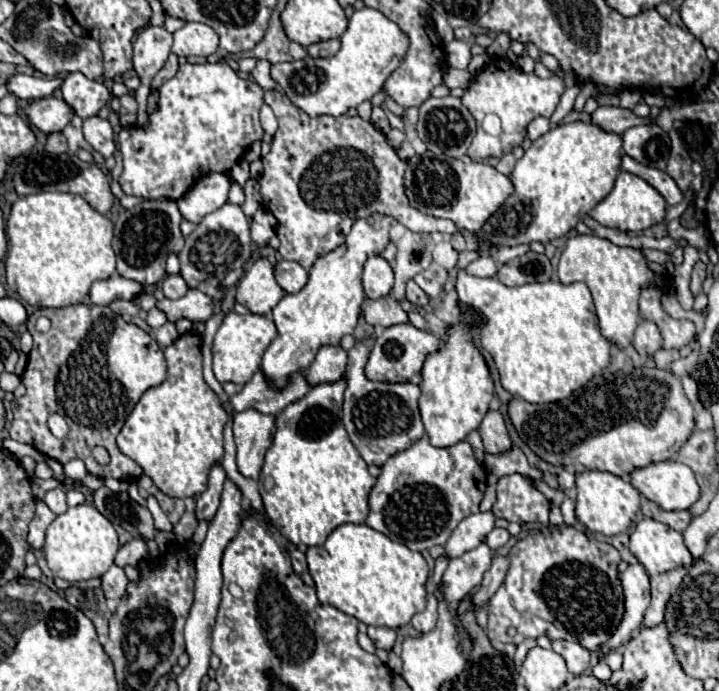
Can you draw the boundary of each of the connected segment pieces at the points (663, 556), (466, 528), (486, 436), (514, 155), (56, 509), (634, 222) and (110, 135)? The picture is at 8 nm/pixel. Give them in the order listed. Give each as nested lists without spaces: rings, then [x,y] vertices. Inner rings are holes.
[[[644,518],[630,534],[630,550],[648,574],[664,574],[692,564],[692,554],[686,548],[682,534],[674,528]]]
[[[476,512],[464,518],[452,532],[452,538],[448,540],[448,544],[444,546],[446,548],[444,554],[448,558],[456,558],[466,550],[476,548],[480,542],[484,542],[488,532],[494,528],[494,520],[496,518],[492,512]]]
[[[488,410],[488,414],[484,416],[480,428],[478,428],[480,436],[482,436],[482,442],[484,442],[484,448],[492,454],[498,454],[498,452],[506,452],[512,448],[512,440],[508,436],[508,430],[506,430],[506,424],[504,424],[504,418],[498,410]]]
[[[522,146],[514,148],[510,154],[506,154],[506,156],[502,156],[502,158],[498,160],[496,170],[500,170],[500,172],[502,172],[502,174],[506,174],[506,176],[510,176],[510,174],[512,174],[512,170],[514,170],[514,166],[516,166],[516,162],[522,158],[522,154],[524,154]]]
[[[58,486],[54,490],[48,490],[46,496],[44,496],[44,502],[46,506],[54,512],[54,514],[62,514],[66,512],[66,488],[64,486]]]
[[[620,172],[612,192],[590,212],[590,216],[602,226],[622,230],[622,232],[642,232],[654,224],[664,222],[666,216],[666,200],[658,190],[654,190],[646,180],[634,176],[630,172]]]
[[[100,116],[86,118],[82,132],[84,132],[86,142],[92,144],[92,148],[98,150],[104,158],[110,158],[114,154],[114,150],[116,150],[114,132],[112,132],[112,126],[108,124],[108,120],[104,120]]]

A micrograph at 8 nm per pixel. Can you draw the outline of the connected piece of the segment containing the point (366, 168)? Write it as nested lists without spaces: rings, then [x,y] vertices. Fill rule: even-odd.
[[[268,90],[264,94],[264,102],[274,110],[278,118],[278,130],[272,138],[270,152],[262,158],[264,172],[260,176],[260,192],[262,192],[262,206],[272,210],[278,220],[278,238],[280,248],[278,252],[286,260],[300,262],[306,270],[324,256],[328,250],[344,244],[344,238],[352,224],[358,218],[366,218],[374,212],[388,214],[404,224],[412,232],[446,232],[456,234],[460,228],[452,220],[428,216],[414,206],[410,206],[404,190],[404,170],[406,162],[398,158],[396,150],[388,144],[386,136],[374,128],[372,122],[362,120],[360,116],[318,116],[310,118],[304,110],[294,106],[290,98],[282,90]]]

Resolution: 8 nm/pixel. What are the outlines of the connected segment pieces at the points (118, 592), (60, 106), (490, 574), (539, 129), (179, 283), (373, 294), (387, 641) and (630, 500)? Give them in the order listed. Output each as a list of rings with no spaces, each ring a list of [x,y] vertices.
[[[112,566],[104,576],[102,576],[102,590],[106,598],[122,598],[128,586],[128,578],[122,568]]]
[[[56,96],[40,98],[40,100],[34,100],[34,102],[26,104],[26,114],[28,114],[30,122],[38,130],[42,130],[44,134],[62,132],[70,124],[70,120],[74,116],[72,108],[64,100],[60,100]]]
[[[494,556],[492,566],[490,566],[488,572],[484,574],[478,592],[472,596],[474,608],[480,608],[482,604],[486,604],[486,602],[492,598],[492,594],[494,594],[494,592],[500,588],[500,584],[504,582],[506,572],[508,572],[508,558],[506,558],[506,556]]]
[[[534,118],[530,124],[528,124],[528,138],[530,140],[536,140],[540,138],[542,134],[546,134],[550,130],[550,120],[548,118]]]
[[[180,274],[176,276],[166,276],[162,280],[162,292],[166,298],[182,298],[188,292],[188,286]]]
[[[372,256],[364,264],[364,292],[370,300],[378,300],[390,294],[394,286],[394,272],[390,264],[382,256]]]
[[[368,626],[368,636],[374,642],[376,648],[382,650],[392,650],[394,642],[396,642],[396,632],[392,628],[376,628],[376,626]]]
[[[586,470],[578,474],[576,488],[578,488],[576,516],[592,534],[616,536],[616,534],[626,532],[632,526],[640,508],[640,492],[630,482],[610,472]]]

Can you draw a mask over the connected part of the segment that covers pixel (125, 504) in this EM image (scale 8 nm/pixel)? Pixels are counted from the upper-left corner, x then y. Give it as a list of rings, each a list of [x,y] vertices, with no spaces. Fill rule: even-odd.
[[[104,490],[104,494],[94,492],[94,498],[96,498],[96,504],[106,506],[106,508],[100,508],[102,512],[108,512],[108,500],[110,500],[110,512],[116,512],[116,518],[110,518],[112,524],[122,526],[134,538],[154,540],[156,528],[154,528],[154,518],[152,518],[150,510],[146,506],[140,506],[138,502],[134,502],[126,492],[120,492],[120,494],[110,492],[110,496],[108,496],[108,492]]]

